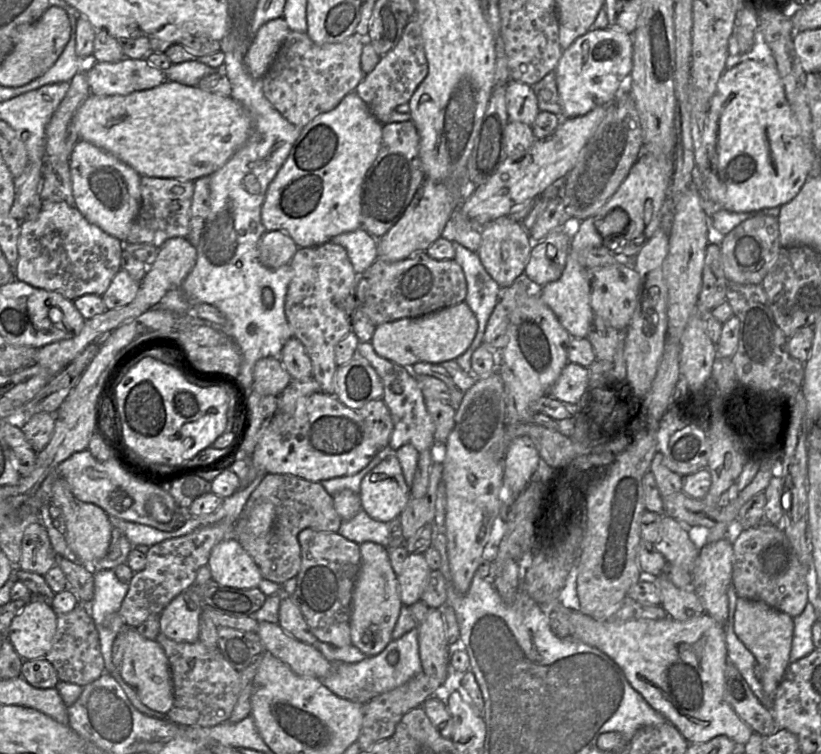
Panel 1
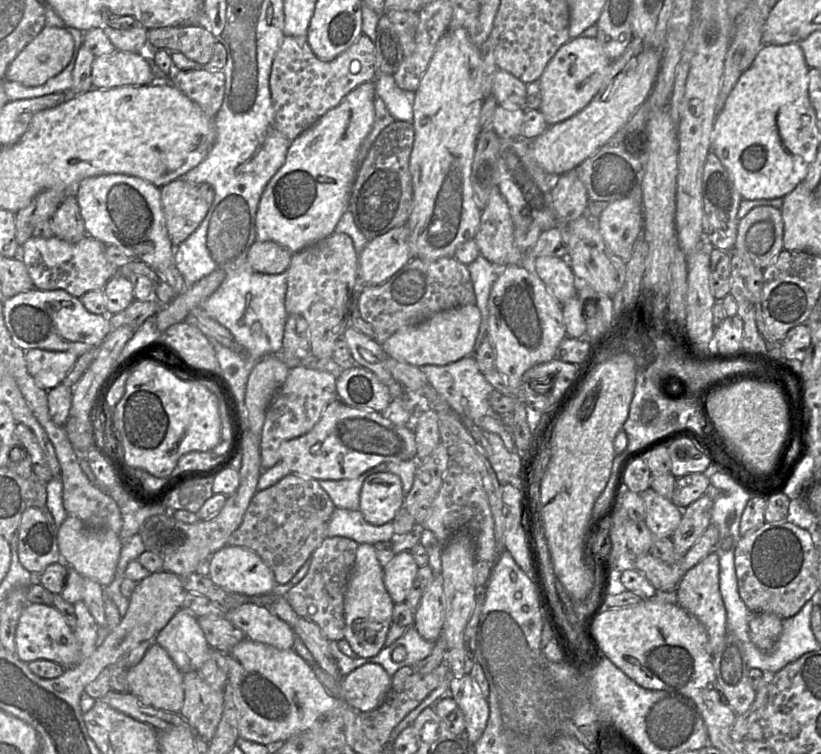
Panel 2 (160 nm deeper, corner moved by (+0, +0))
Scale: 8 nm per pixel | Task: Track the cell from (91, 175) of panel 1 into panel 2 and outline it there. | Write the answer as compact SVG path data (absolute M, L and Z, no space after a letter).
M107 174L83 179L76 198L89 236L105 245L132 250L136 258L159 273L177 295L186 289L184 278L175 264L175 247L166 229L160 187L136 176Z

